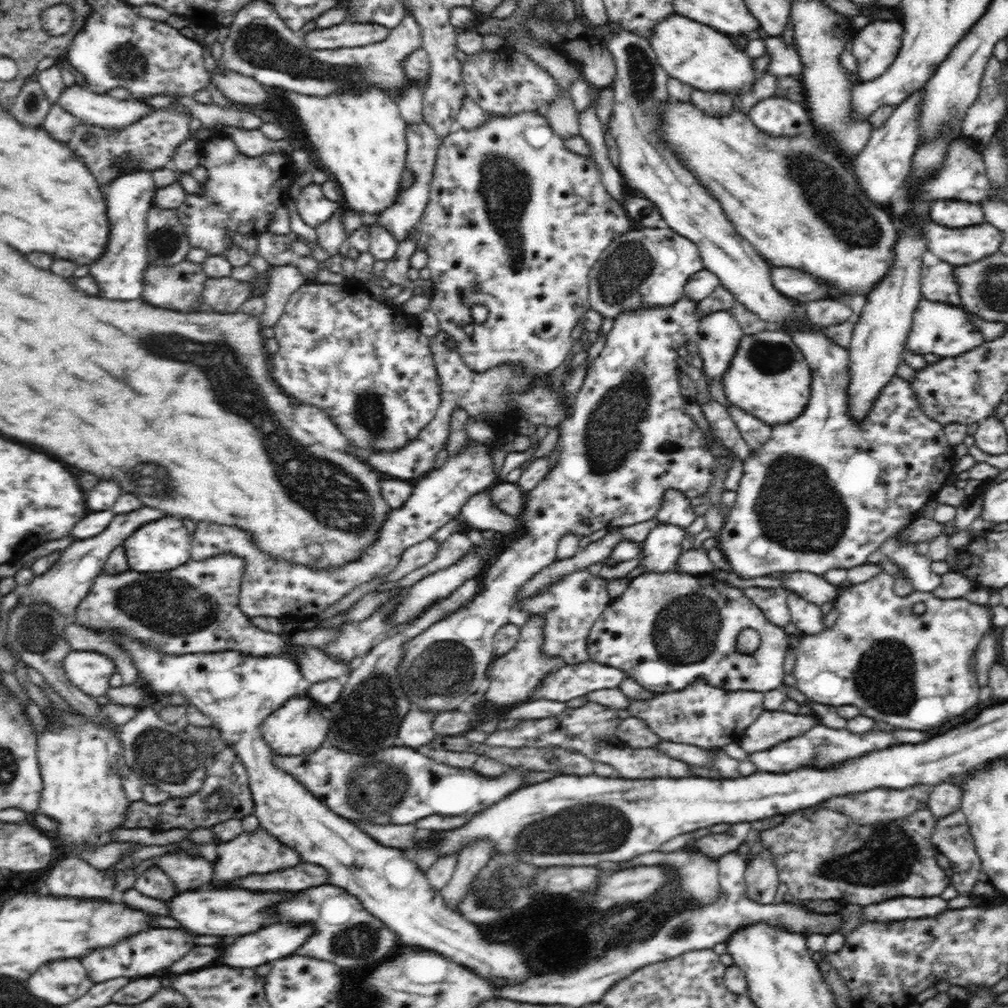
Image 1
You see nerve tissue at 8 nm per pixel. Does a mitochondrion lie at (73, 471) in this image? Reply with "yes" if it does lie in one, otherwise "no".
no

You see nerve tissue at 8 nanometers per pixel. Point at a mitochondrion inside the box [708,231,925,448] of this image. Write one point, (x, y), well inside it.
(772, 357)

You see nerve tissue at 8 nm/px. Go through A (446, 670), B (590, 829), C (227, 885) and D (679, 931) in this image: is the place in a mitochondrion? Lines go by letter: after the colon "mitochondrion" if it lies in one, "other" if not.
A: mitochondrion
B: mitochondrion
C: other
D: mitochondrion

